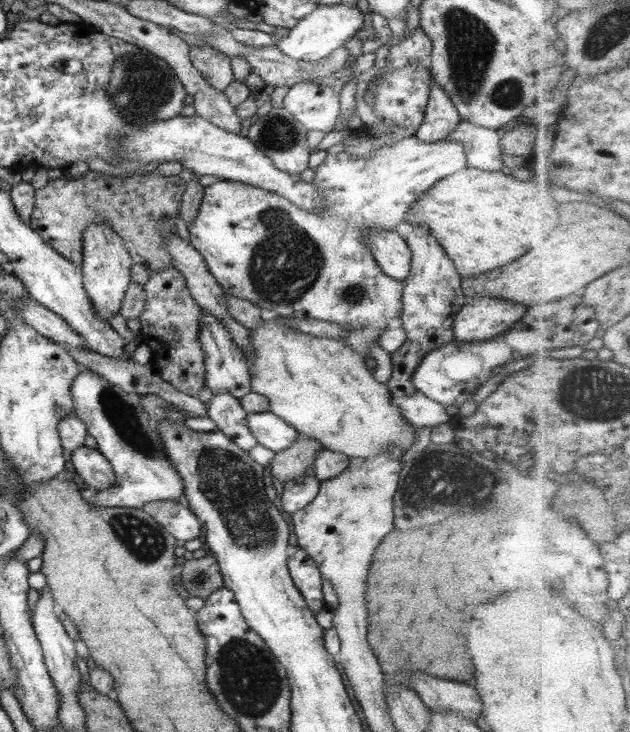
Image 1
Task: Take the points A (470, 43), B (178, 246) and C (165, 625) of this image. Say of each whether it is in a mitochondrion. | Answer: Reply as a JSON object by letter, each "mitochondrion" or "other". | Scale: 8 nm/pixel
{"A":"mitochondrion","B":"other","C":"other"}

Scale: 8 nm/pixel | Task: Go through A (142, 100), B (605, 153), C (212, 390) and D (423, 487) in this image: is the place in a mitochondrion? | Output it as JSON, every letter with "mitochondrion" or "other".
{"A":"mitochondrion","B":"other","C":"other","D":"mitochondrion"}

